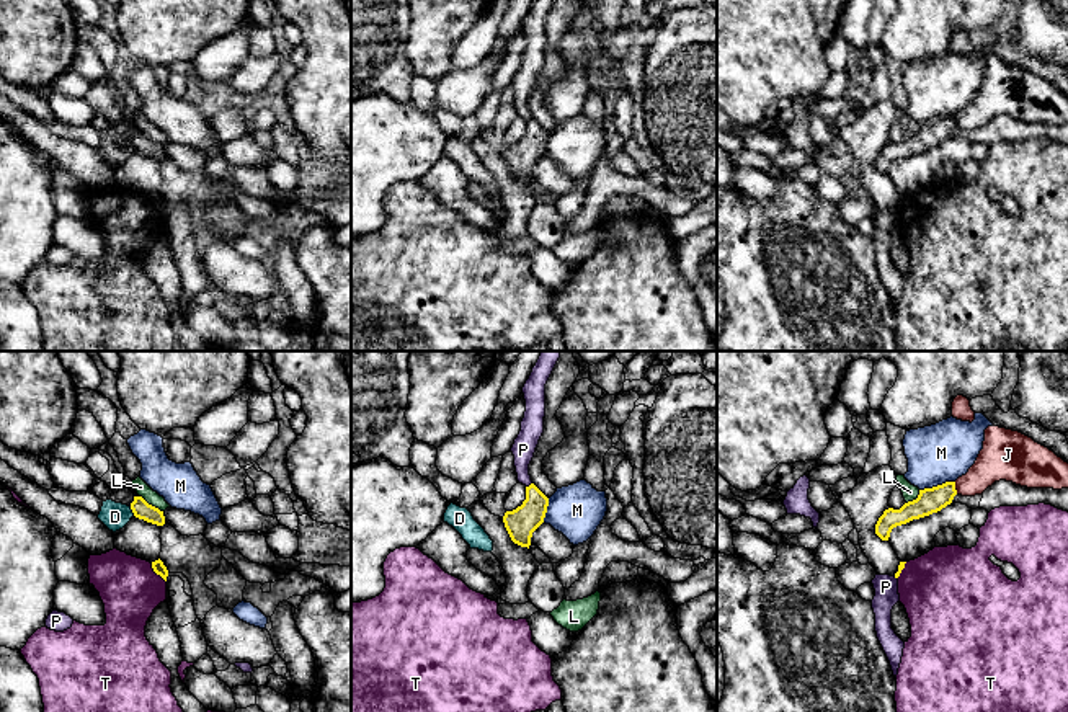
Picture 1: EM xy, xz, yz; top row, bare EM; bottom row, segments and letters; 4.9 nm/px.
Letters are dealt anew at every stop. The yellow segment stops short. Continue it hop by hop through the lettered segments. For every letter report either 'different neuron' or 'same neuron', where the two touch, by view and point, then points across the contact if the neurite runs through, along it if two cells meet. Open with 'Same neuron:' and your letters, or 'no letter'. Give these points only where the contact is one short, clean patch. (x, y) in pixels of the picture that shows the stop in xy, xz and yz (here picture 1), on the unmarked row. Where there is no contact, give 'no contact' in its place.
Same neuron: no letter
D: different neuron | xy (133, 146) | along xy (129, 141), (134, 149)
J: different neuron | yz (954, 123)
L: different neuron | xy (151, 139)
M: different neuron | yz (938, 120)
P: different neuron | xz (529, 120) | along xz (531, 116), (526, 121)
T: different neuron | xy (157, 208)

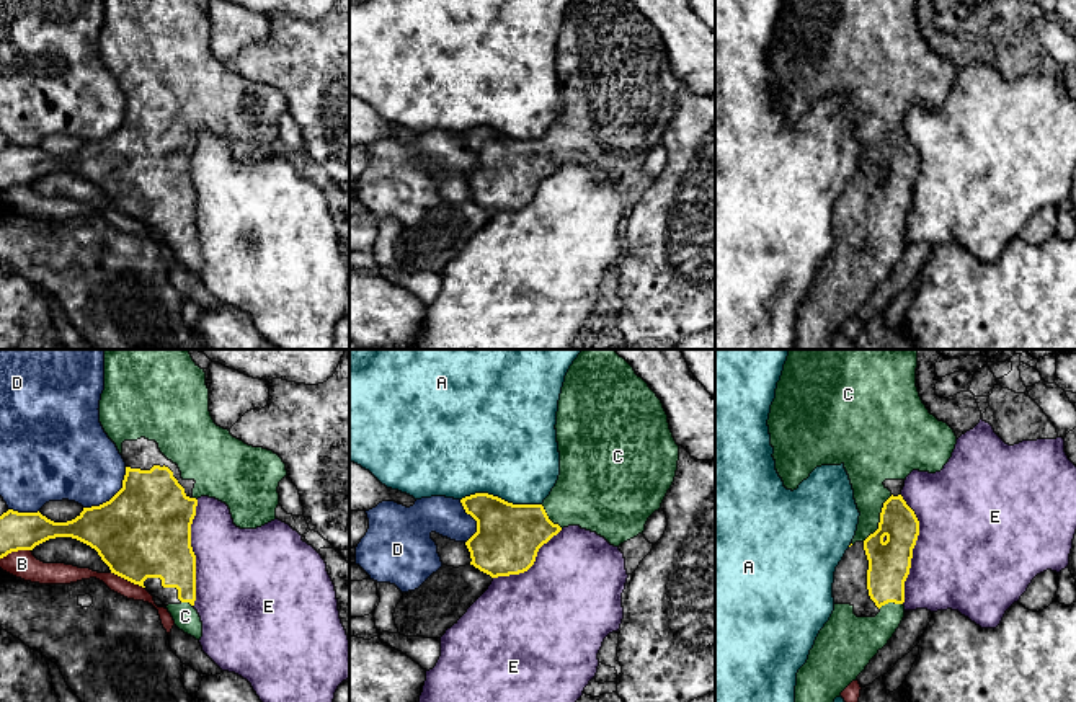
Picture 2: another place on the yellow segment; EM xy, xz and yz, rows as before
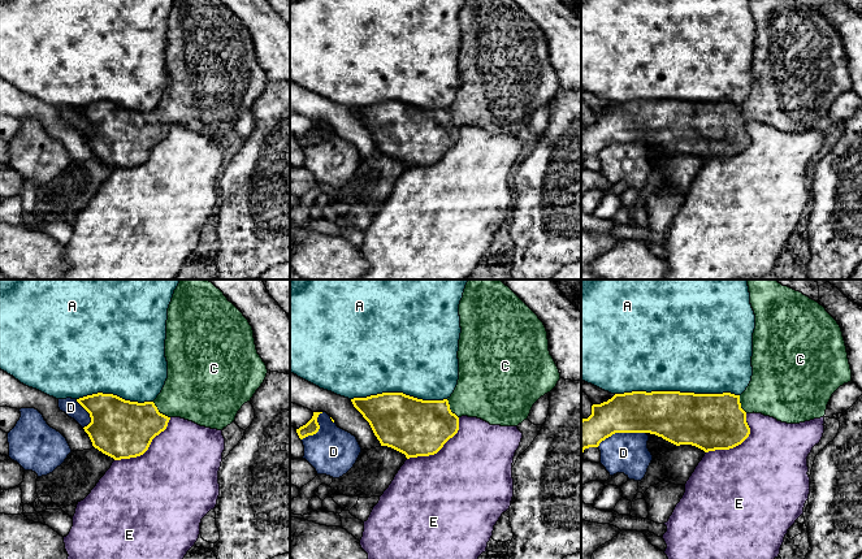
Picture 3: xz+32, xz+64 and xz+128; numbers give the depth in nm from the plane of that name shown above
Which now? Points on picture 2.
Same neuron: C
A: different neuron | xz (500, 133)
B: different neuron | xy (128, 214)
C: same neuron | yz (880, 154)
D: different neuron | xy (113, 131)
E: different neuron | yz (913, 182)

